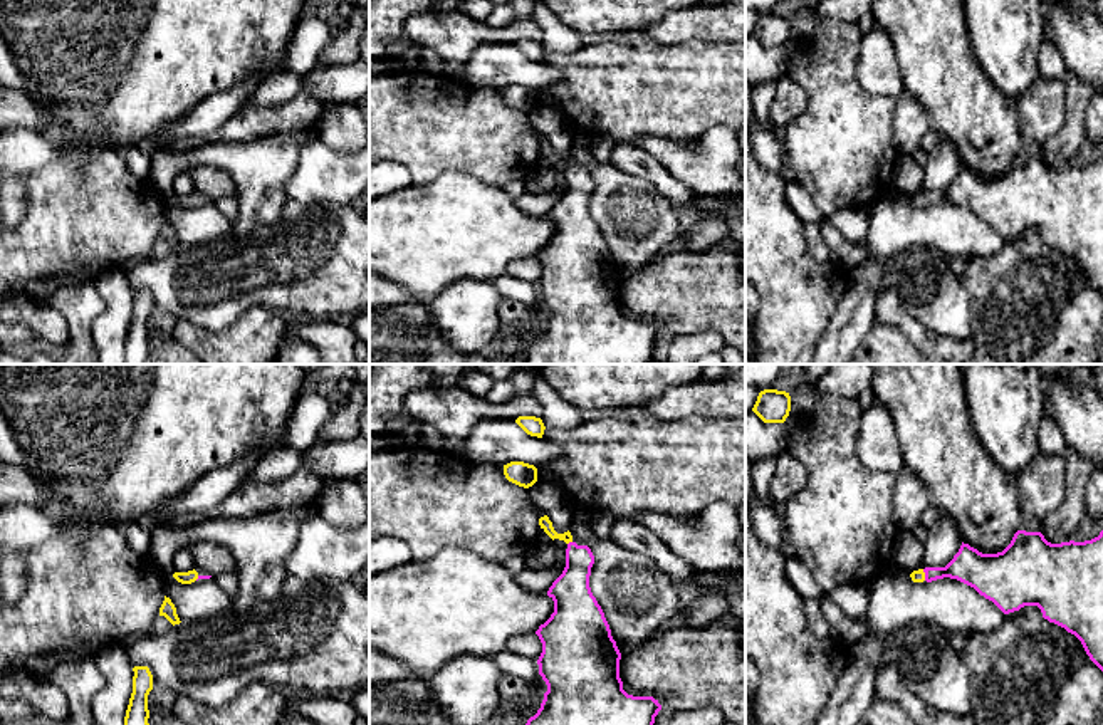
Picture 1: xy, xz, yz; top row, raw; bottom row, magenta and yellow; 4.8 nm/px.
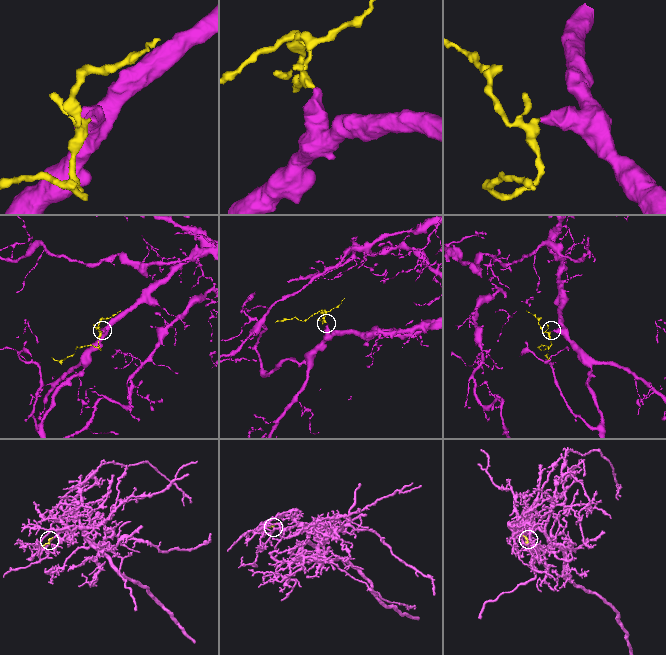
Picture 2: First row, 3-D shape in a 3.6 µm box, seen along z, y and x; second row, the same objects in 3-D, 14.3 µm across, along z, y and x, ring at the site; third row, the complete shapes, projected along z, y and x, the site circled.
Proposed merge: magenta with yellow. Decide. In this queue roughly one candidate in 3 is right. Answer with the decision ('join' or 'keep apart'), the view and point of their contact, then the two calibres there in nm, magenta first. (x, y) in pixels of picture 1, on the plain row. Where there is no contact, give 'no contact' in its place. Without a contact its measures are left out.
join; meets magenta in xz at (569, 166); 190 nm thick on the magenta side, 60 nm on the other

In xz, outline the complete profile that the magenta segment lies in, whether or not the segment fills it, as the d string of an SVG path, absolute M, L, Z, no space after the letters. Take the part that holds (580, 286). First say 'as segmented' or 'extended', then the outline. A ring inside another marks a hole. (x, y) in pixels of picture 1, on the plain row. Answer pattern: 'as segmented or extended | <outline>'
extended | M547 139L539 143L539 149L552 164L564 164L567 173L566 191L547 215L554 237L536 255L542 267L539 299L547 316L541 332L524 351L525 364L648 364L661 329L653 321L633 321L623 314L621 277L589 211L594 188L591 173L578 170L569 154L557 158Z

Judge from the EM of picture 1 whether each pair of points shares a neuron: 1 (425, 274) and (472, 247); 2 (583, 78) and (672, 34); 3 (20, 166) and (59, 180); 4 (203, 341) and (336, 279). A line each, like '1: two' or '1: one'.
1: one
2: two
3: two
4: two

